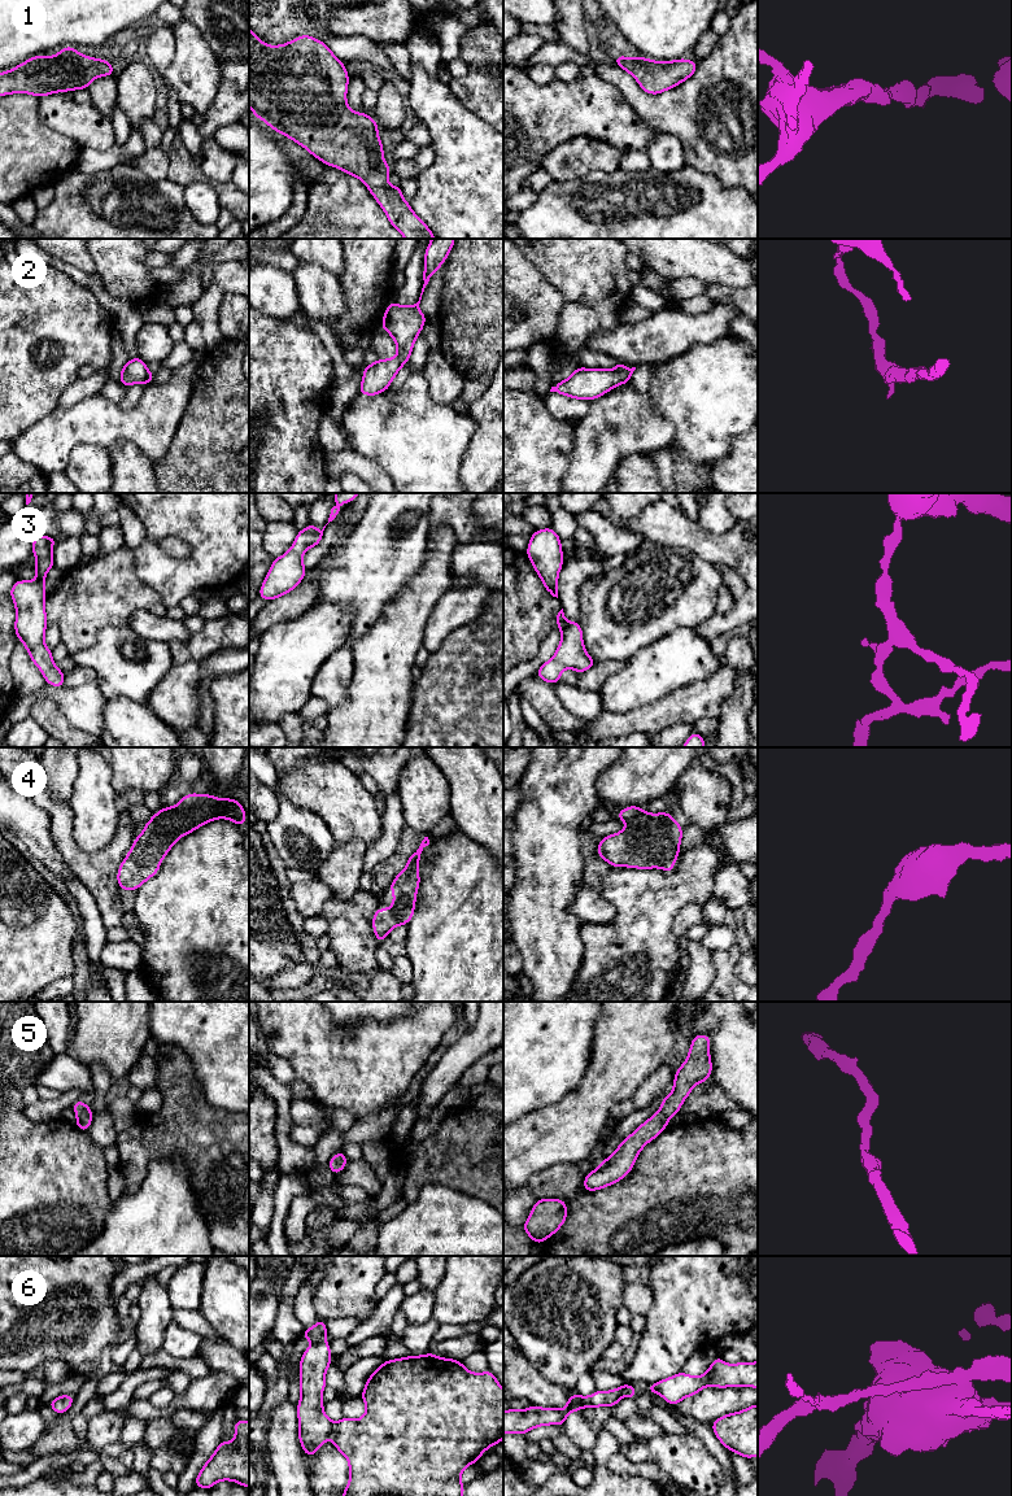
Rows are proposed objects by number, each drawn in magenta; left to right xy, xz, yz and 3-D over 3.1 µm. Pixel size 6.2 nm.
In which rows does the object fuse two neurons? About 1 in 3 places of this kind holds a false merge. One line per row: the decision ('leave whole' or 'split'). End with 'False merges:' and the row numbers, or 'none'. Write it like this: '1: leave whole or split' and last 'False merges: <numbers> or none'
1: leave whole
2: split
3: leave whole
4: leave whole
5: leave whole
6: leave whole
False merges: 2

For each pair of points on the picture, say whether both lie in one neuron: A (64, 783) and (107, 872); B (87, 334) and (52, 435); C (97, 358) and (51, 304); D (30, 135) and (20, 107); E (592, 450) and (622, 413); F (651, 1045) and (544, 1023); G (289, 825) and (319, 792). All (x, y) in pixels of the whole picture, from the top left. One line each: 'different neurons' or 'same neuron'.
A: different neurons
B: different neurons
C: same neuron
D: same neuron
E: same neuron
F: different neurons
G: different neurons

